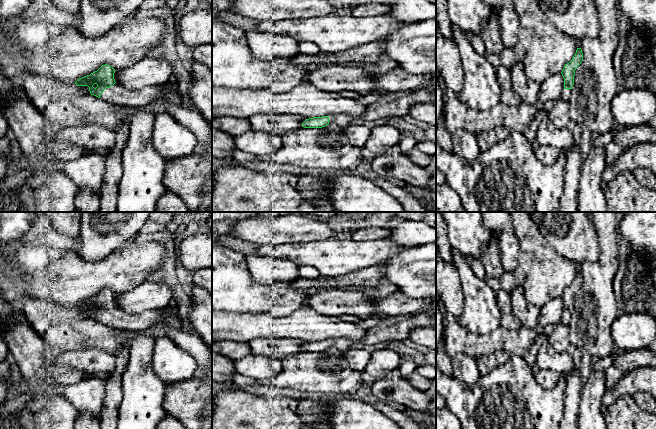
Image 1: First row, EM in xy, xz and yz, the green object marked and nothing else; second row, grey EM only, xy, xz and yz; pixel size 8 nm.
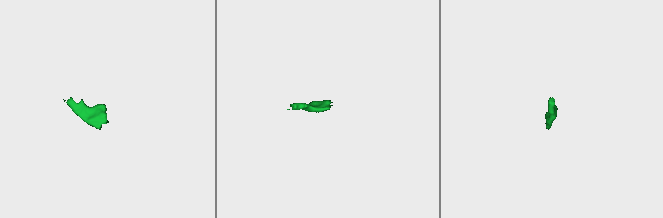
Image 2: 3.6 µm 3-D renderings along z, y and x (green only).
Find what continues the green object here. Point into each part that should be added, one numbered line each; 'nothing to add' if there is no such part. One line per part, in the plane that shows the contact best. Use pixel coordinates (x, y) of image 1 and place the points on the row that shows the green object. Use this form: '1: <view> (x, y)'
1: xy (116, 94)

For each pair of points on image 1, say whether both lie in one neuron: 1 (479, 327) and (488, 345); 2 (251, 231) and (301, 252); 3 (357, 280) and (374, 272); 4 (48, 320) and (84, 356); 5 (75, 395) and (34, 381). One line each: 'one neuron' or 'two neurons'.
1: two neurons
2: two neurons
3: one neuron
4: two neurons
5: two neurons

